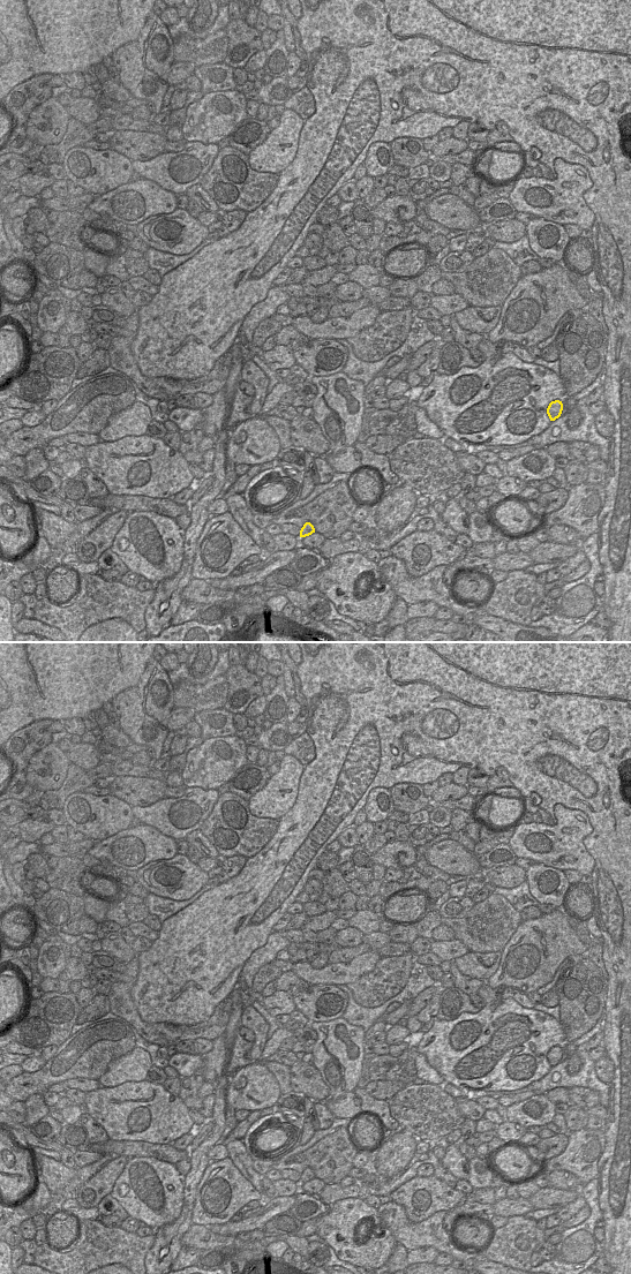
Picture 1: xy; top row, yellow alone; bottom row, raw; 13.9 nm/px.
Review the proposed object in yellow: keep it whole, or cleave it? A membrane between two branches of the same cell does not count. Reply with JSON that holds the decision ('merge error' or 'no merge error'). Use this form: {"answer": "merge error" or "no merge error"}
{"answer": "no merge error"}

